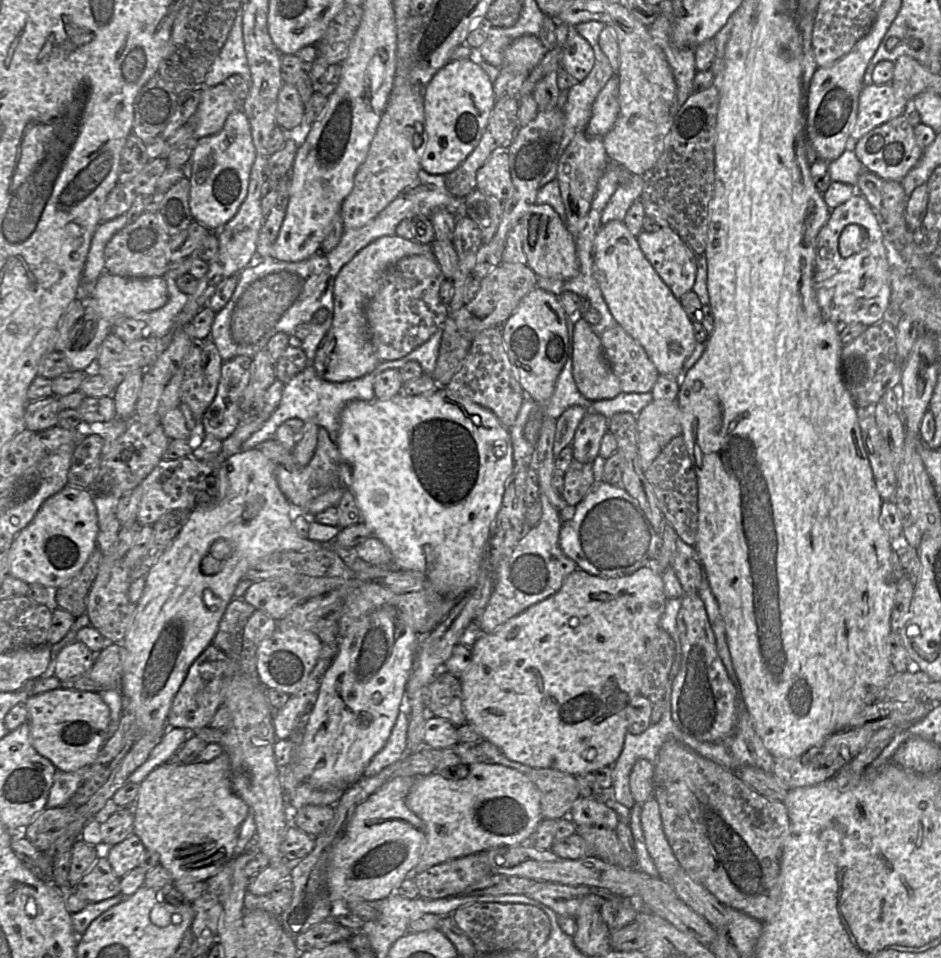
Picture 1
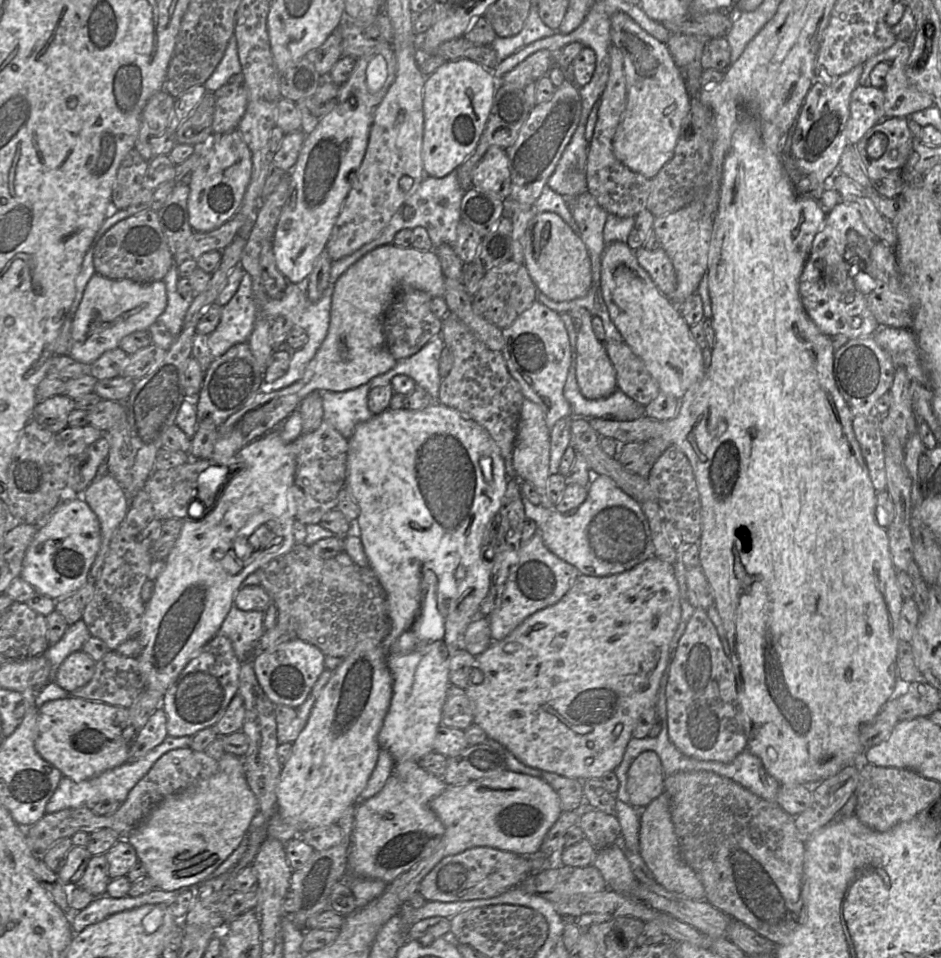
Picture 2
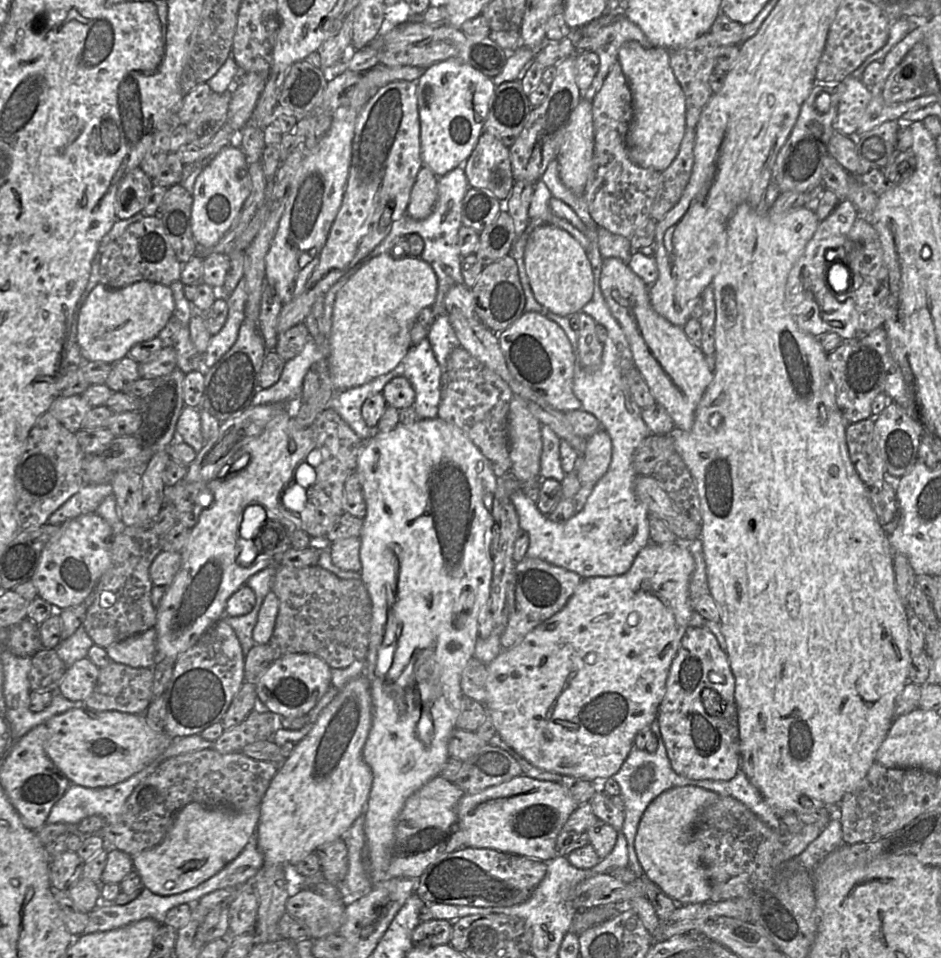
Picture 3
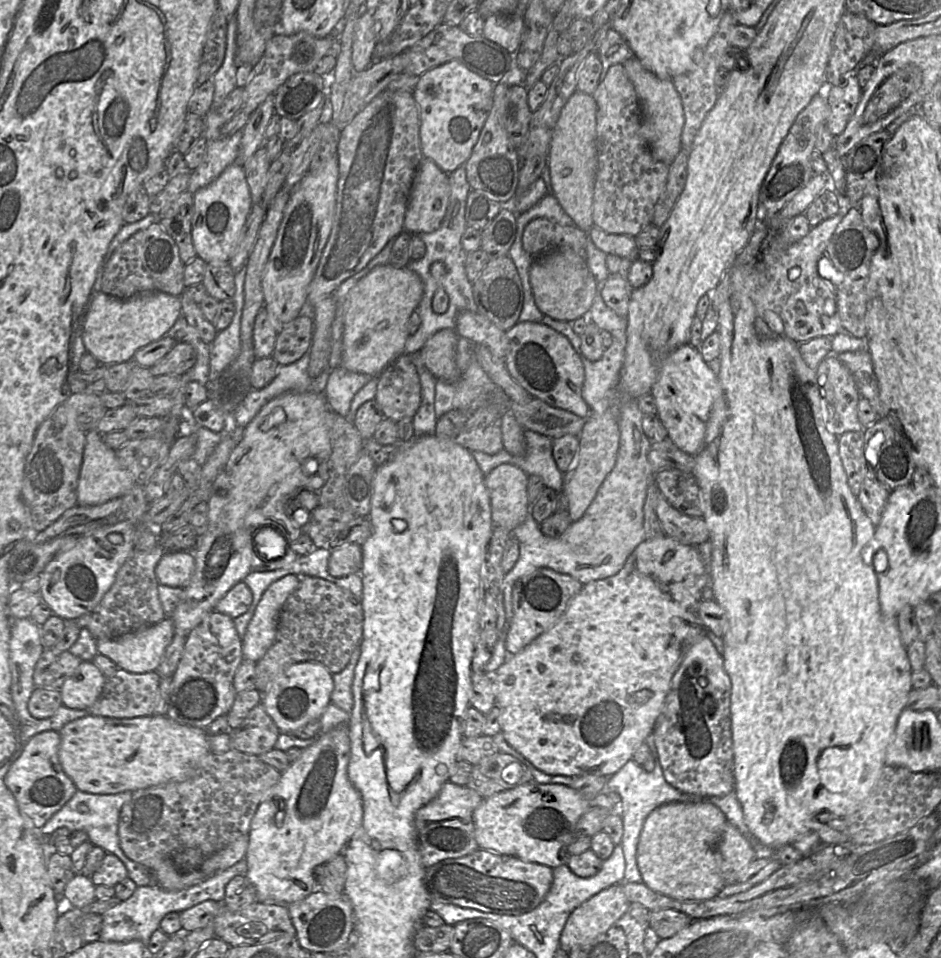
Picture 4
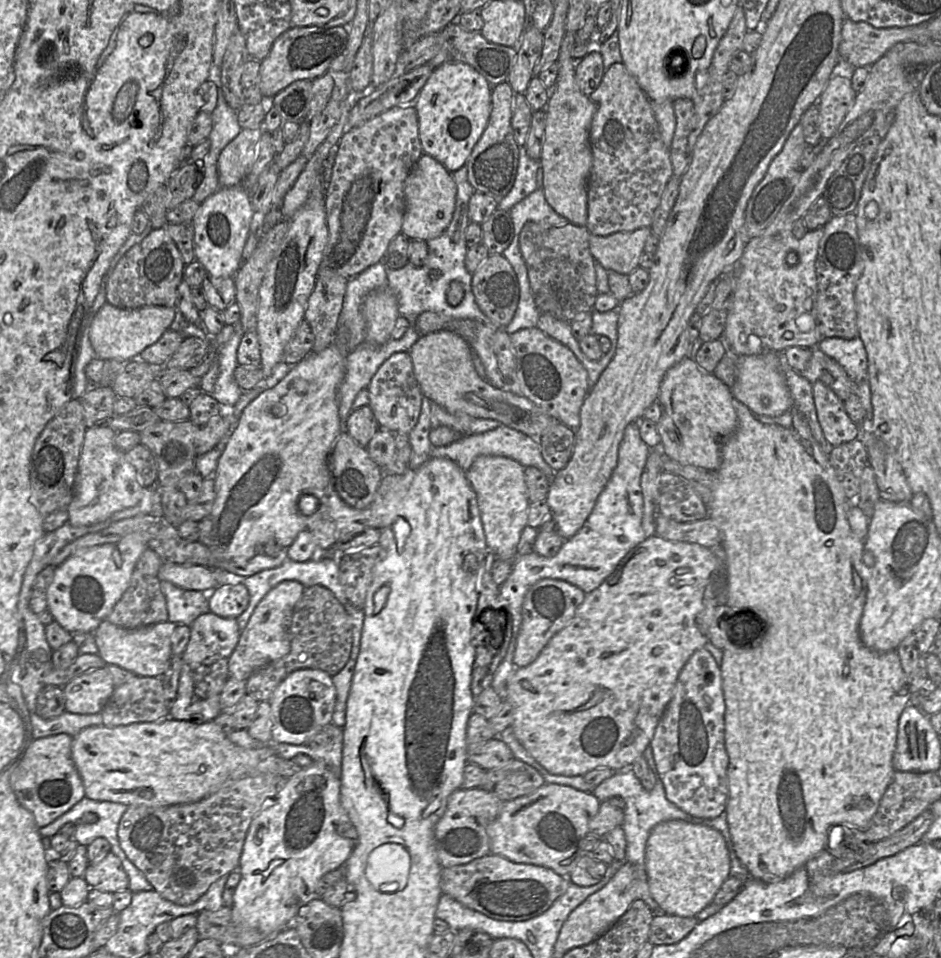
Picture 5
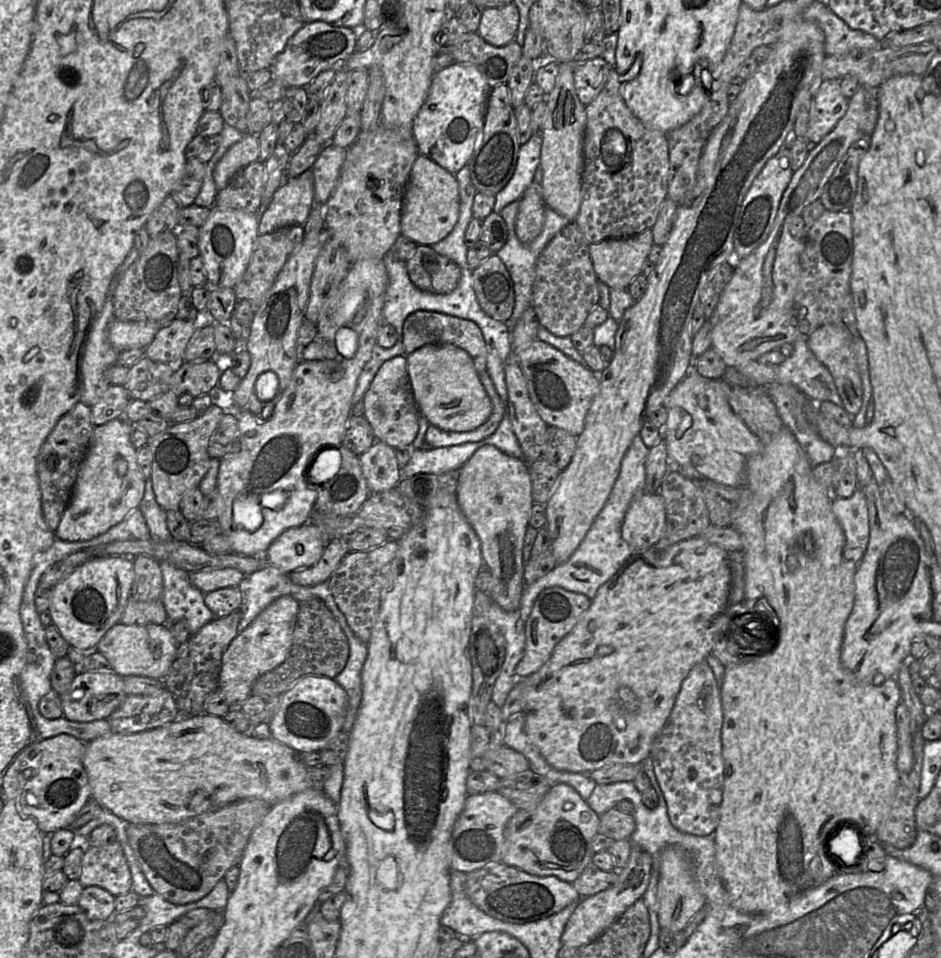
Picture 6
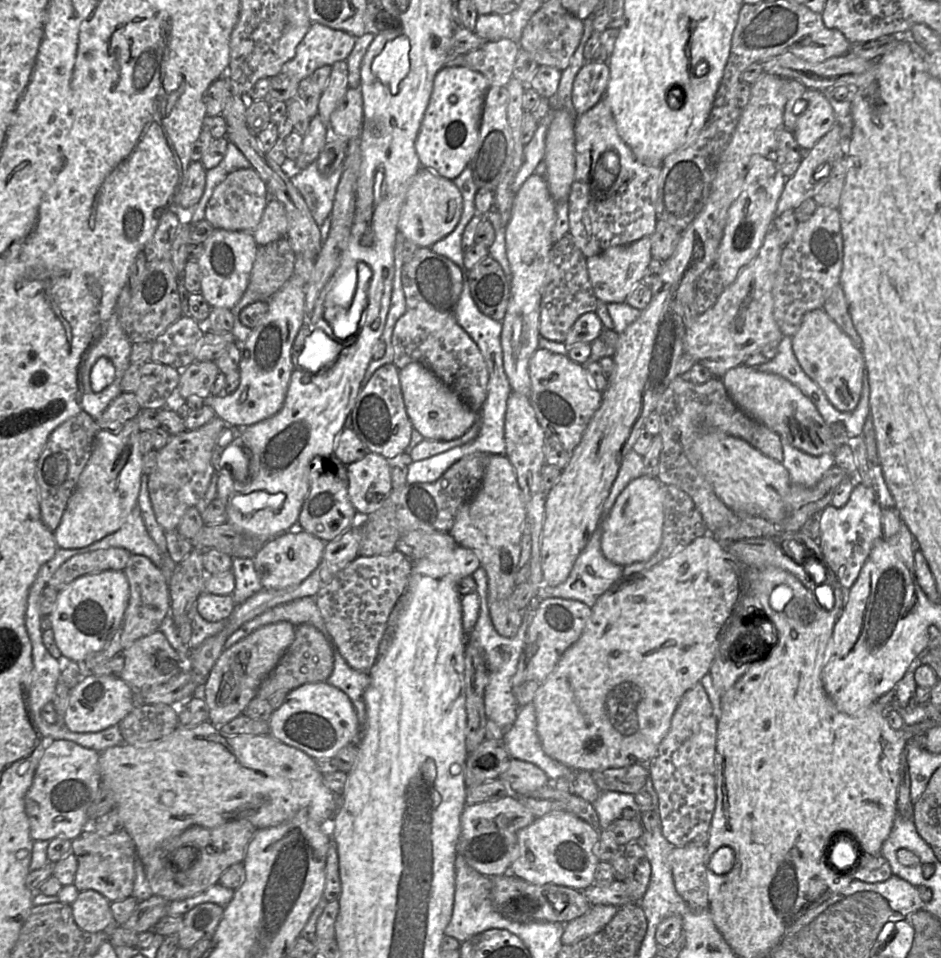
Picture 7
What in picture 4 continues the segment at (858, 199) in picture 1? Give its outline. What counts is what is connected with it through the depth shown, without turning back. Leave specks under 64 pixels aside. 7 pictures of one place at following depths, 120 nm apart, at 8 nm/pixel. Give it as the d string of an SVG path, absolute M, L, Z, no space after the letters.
M841 211L811 227L805 237L791 244L772 266L766 268L767 280L756 291L754 301L757 313L755 329L760 338L779 335L802 344L813 338L834 337L845 332L837 312L836 287L818 270L818 262L843 216Z

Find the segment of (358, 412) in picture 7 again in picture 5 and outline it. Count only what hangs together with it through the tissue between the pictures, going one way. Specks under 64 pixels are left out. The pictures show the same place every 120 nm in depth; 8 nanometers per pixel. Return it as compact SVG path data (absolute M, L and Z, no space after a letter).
M397 352L390 356L377 370L368 388L369 407L379 428L391 433L409 434L416 425L423 394L414 376L411 357L408 352Z

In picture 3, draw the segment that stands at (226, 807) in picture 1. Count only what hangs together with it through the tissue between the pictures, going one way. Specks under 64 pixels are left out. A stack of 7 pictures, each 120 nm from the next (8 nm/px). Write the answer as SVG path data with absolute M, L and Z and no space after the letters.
M198 802L185 805L175 816L160 844L132 857L143 887L158 895L179 894L198 886L244 849L257 829L260 806L247 812L206 807Z

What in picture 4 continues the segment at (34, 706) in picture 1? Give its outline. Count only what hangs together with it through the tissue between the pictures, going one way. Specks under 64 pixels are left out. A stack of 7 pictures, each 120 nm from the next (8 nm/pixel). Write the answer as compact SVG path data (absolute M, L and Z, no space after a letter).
M87 715L60 730L59 760L77 790L92 794L136 791L195 775L209 753L206 729L180 724L168 716L113 718Z

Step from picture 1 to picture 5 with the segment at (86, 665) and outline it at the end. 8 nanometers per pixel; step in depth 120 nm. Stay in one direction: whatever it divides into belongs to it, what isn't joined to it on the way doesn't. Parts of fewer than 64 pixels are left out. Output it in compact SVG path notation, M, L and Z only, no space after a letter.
M105 666L78 675L62 689L66 711L75 714L97 714L107 704L115 685Z

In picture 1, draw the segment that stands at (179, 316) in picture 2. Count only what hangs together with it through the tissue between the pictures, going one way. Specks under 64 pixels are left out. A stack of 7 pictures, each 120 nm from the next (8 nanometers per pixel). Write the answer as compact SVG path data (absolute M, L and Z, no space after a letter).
M168 276L163 278L167 284L168 301L163 307L149 312L147 320L144 321L146 335L160 339L170 331L178 314L188 301L188 295L178 289L175 279Z

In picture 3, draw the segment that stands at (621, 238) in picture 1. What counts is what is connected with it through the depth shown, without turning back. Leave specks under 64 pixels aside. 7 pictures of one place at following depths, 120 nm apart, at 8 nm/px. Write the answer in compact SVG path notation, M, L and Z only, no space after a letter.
M619 258L604 259L600 285L613 317L626 335L634 364L656 403L666 409L675 427L691 430L697 406L714 376L702 350L691 343L682 327L673 325L652 308L649 286Z

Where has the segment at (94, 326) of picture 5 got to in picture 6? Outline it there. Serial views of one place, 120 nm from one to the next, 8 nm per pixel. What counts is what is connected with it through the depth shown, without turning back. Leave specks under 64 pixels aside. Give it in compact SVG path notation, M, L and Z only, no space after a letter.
M114 319L109 327L110 344L120 353L129 349L145 349L163 327L157 322L124 322Z

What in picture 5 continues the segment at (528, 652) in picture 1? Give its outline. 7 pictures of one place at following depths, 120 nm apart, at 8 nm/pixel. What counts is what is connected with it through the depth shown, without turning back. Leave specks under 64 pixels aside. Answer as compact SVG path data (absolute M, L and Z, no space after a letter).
M656 535L646 538L621 560L615 571L598 588L585 595L570 624L551 638L533 663L515 668L507 684L506 699L509 699L514 707L512 727L518 741L551 774L584 776L587 772L601 767L615 771L631 769L633 762L642 756L650 745L656 727L674 694L680 671L695 651L710 642L711 615L717 605L726 605L726 599L726 560L725 566L721 567L709 548L695 543L669 541Z

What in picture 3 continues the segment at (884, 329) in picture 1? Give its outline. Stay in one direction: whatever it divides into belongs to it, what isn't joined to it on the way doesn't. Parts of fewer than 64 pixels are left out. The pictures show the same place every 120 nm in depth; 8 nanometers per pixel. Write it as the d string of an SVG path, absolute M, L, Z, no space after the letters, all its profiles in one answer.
M843 340L827 357L831 379L835 386L836 403L847 424L871 417L871 405L875 397L883 393L887 371L875 350L858 340Z

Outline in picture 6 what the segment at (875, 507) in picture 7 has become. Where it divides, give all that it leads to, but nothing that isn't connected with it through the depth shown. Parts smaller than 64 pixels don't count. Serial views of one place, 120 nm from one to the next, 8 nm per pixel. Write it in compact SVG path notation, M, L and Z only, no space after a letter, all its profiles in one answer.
M857 487L849 498L835 498L832 511L845 535L843 558L857 568L866 552L870 535L868 503L863 489Z

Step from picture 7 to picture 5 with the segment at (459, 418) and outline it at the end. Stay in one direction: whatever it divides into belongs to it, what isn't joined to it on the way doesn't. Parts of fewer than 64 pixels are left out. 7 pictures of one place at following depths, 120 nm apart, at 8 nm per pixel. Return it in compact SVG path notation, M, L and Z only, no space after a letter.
M441 330L421 336L408 353L423 396L451 414L465 413L475 418L497 420L535 439L559 423L523 395L497 389L480 378L473 365L470 345L451 331Z

